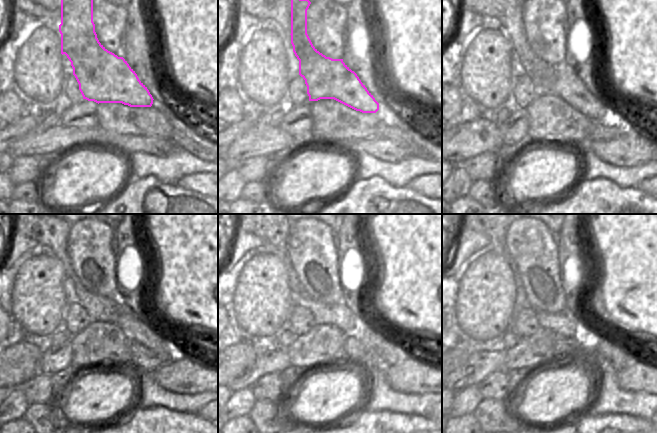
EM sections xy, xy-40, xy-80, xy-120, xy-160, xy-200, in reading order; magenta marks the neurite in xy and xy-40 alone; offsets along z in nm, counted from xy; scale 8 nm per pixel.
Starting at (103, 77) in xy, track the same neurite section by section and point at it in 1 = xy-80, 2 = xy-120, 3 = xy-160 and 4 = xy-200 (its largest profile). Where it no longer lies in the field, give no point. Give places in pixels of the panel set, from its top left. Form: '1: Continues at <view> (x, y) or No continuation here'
1: Continues at xy-80 (559, 80)
2: Continues at xy-120 (135, 326)
3: Continues at xy-160 (392, 352)
4: Continues at xy-200 (617, 357)

